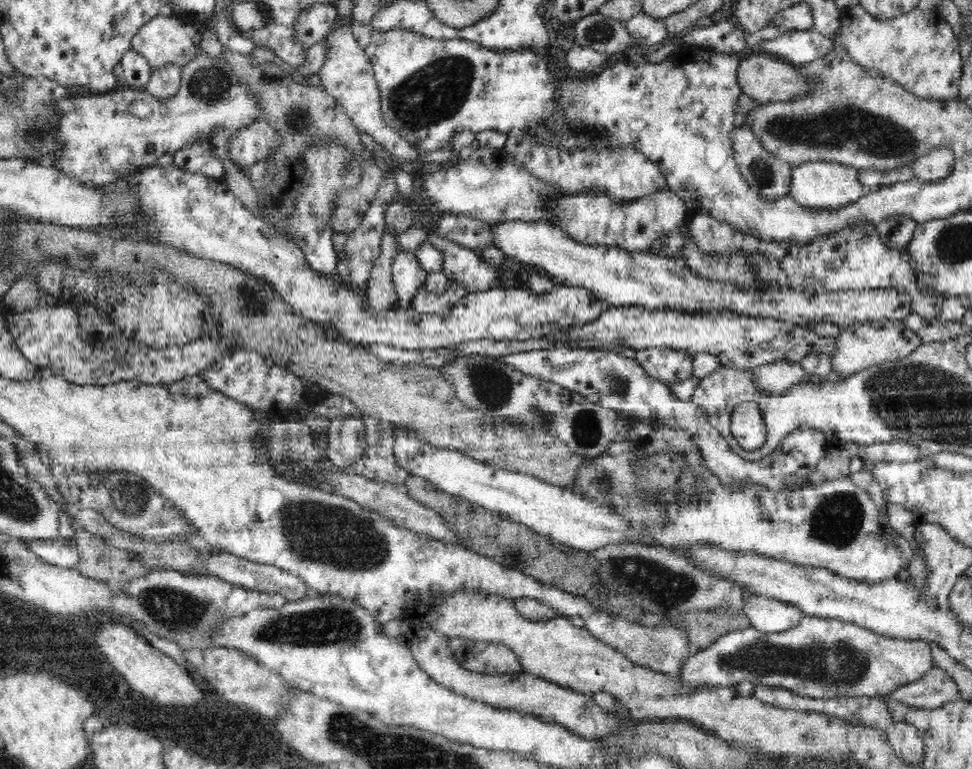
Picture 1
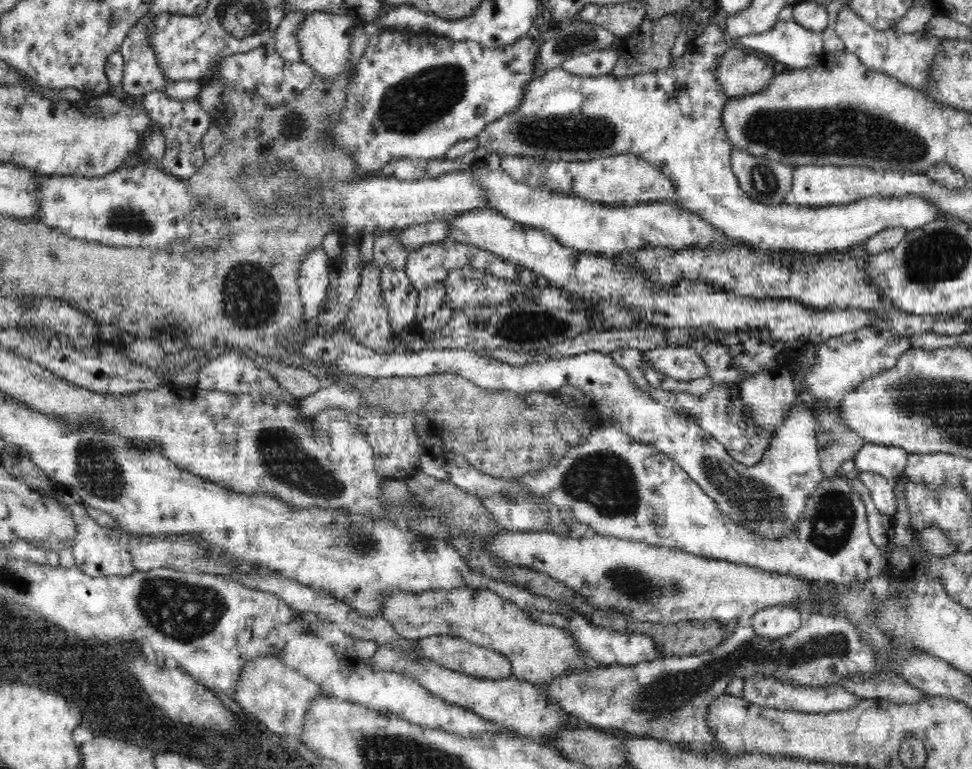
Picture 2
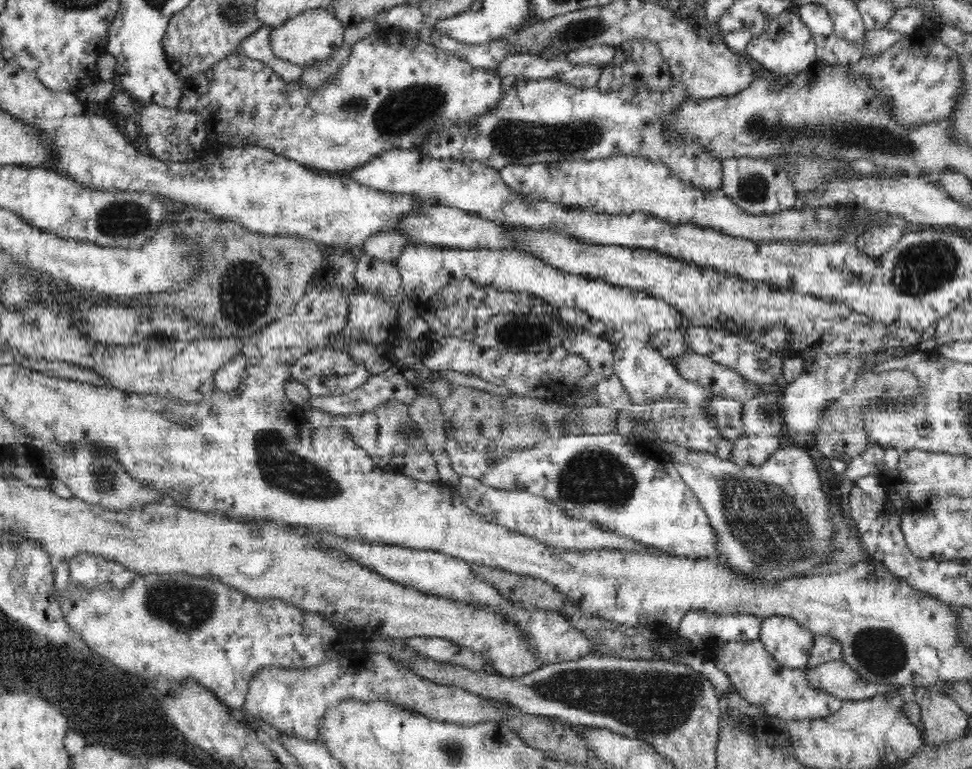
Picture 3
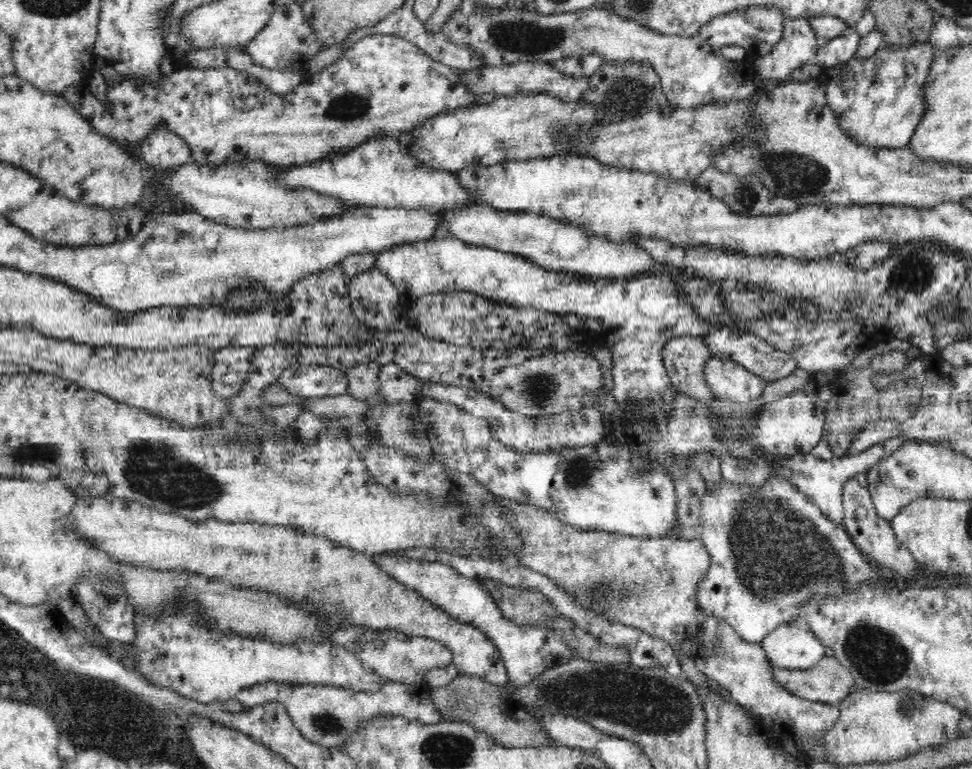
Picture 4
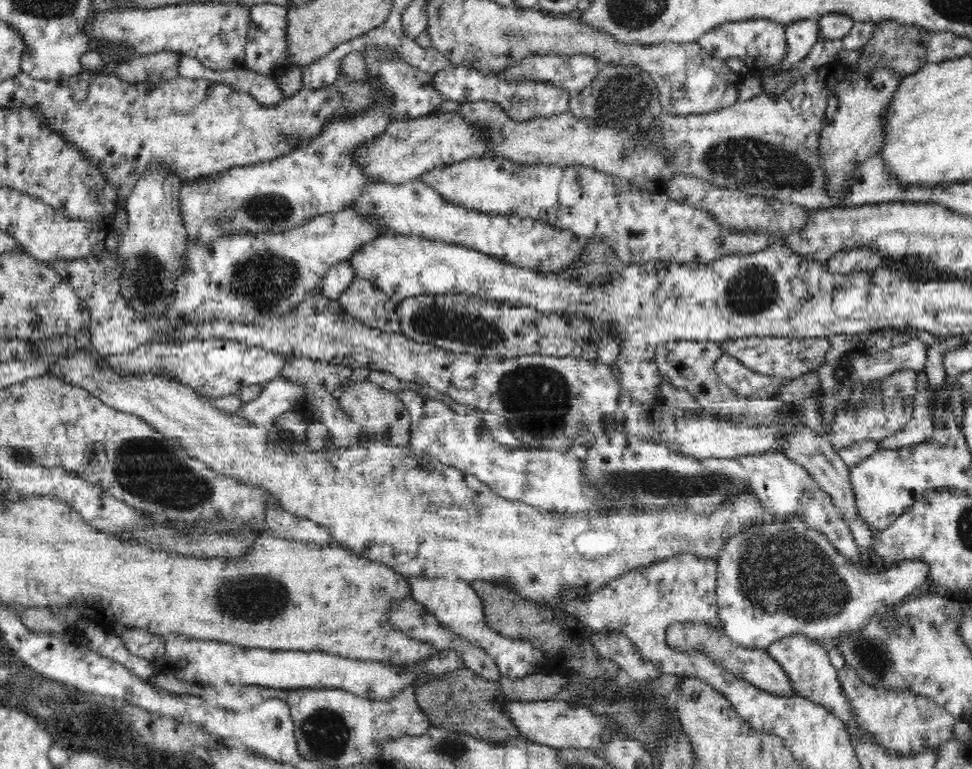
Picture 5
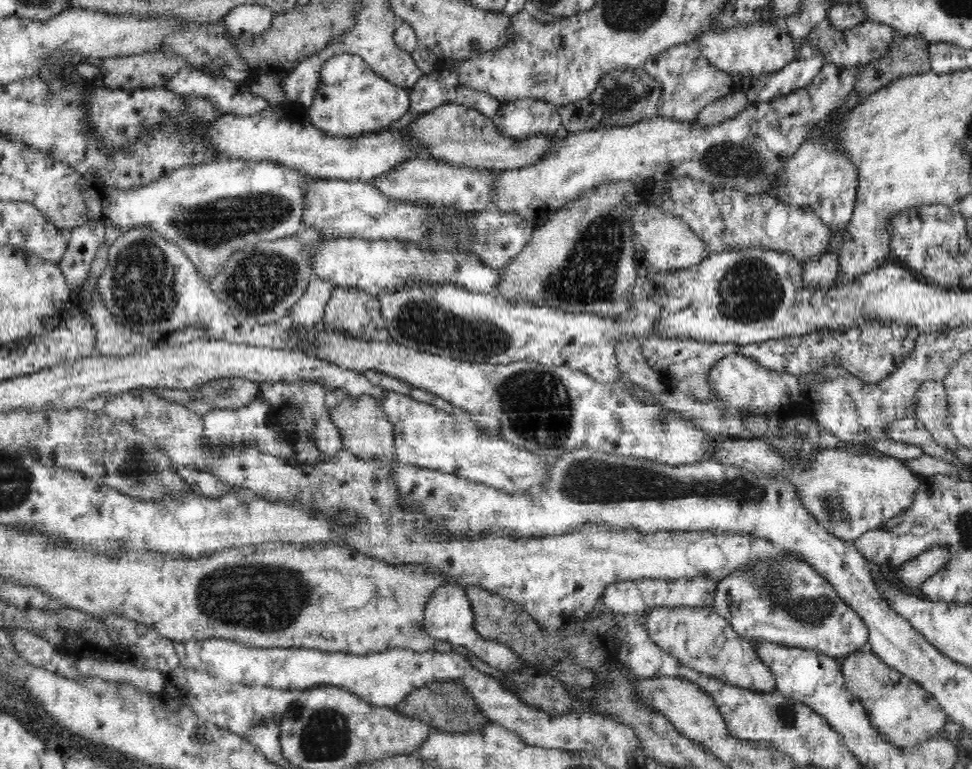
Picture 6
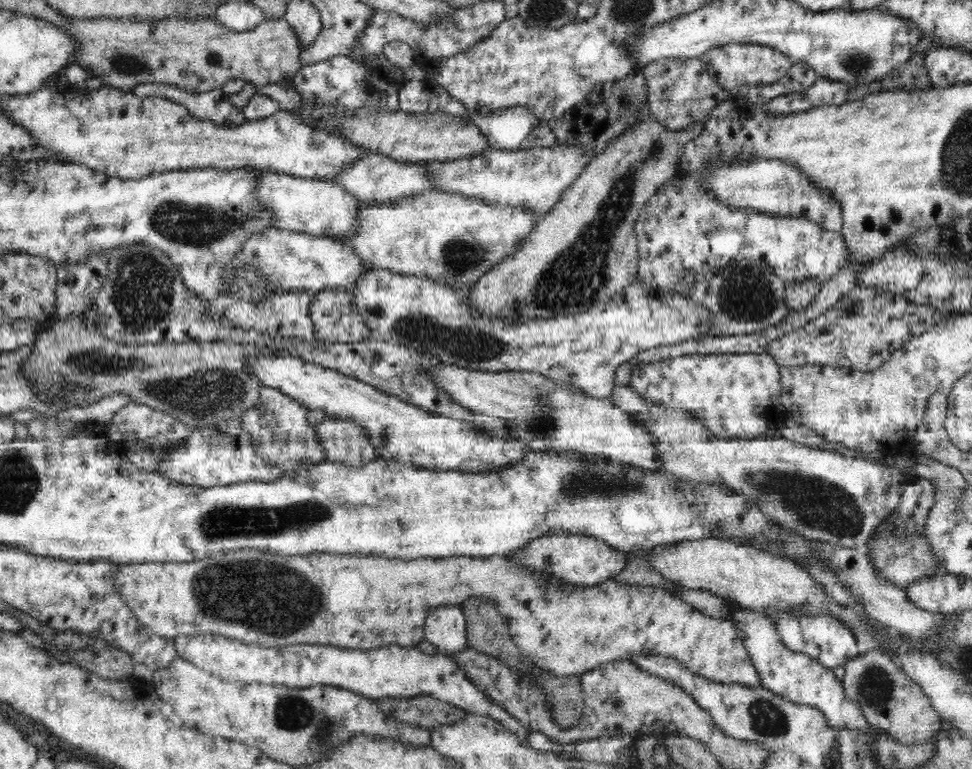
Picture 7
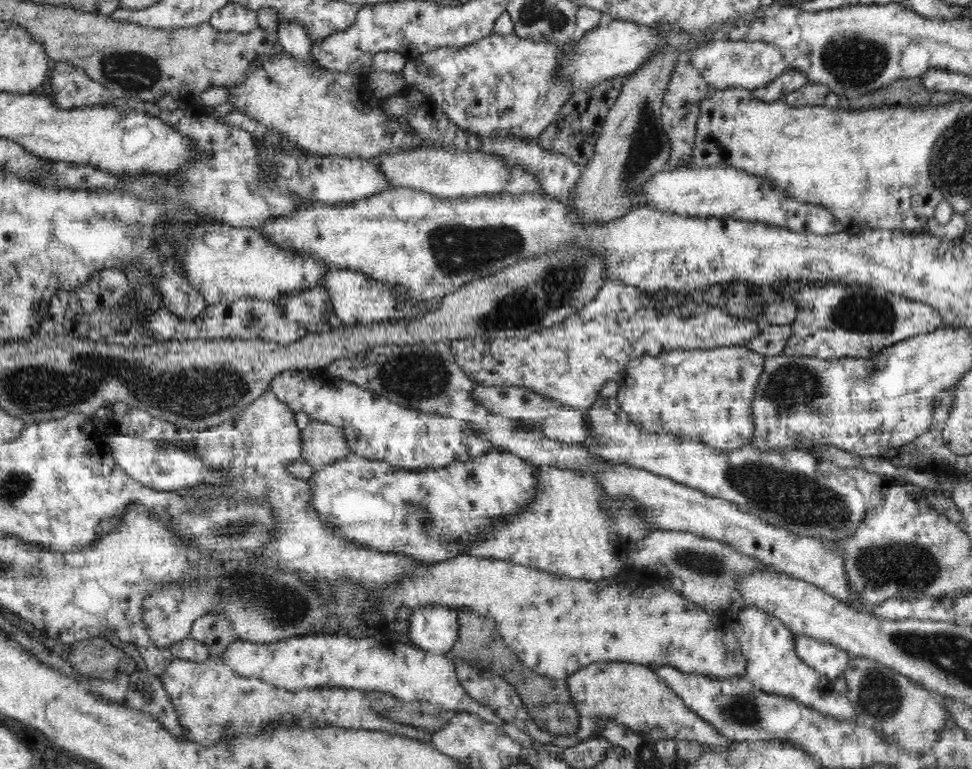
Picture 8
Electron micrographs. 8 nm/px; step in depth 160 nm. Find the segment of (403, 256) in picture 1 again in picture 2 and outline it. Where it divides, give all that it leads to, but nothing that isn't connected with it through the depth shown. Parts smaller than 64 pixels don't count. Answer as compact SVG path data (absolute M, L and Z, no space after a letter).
M385 268L380 274L380 291L388 315L390 315L390 329L394 332L403 331L415 322L419 293L412 287L406 270L394 271Z

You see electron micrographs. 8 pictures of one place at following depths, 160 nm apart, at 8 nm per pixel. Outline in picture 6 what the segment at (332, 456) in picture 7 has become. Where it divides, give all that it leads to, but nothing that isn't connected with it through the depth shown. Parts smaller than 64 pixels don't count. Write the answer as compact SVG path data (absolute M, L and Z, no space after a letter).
M362 394L360 398L347 397L337 406L329 410L331 423L339 428L343 442L343 450L355 454L360 460L395 459L395 444L393 424L387 419L386 411L380 402L372 396Z

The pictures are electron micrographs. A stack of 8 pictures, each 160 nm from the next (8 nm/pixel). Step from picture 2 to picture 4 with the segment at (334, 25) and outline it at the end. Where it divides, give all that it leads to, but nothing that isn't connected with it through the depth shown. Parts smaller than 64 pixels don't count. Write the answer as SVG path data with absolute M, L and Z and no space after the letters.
M289 2L284 6L273 8L270 20L266 26L247 44L245 48L254 64L271 68L272 70L302 70L305 62L308 62L324 50L313 33L314 28L306 22L303 17L299 2Z

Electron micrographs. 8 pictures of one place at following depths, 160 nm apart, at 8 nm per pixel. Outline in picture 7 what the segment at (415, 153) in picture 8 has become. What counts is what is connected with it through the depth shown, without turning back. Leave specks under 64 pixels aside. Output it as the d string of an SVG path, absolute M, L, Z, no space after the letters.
M583 146L530 148L504 151L488 149L480 154L458 157L454 160L424 162L426 172L433 178L438 191L478 197L491 205L502 207L522 206L532 209L536 219L544 218L560 200L562 193L588 164L584 156L594 158L598 152L590 152Z

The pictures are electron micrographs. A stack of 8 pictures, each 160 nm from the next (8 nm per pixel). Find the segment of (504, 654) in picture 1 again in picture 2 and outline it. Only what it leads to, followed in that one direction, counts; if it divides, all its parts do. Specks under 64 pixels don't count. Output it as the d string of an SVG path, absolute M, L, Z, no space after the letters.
M427 636L418 640L421 652L448 670L480 679L498 680L511 675L511 662L490 648L450 636Z

